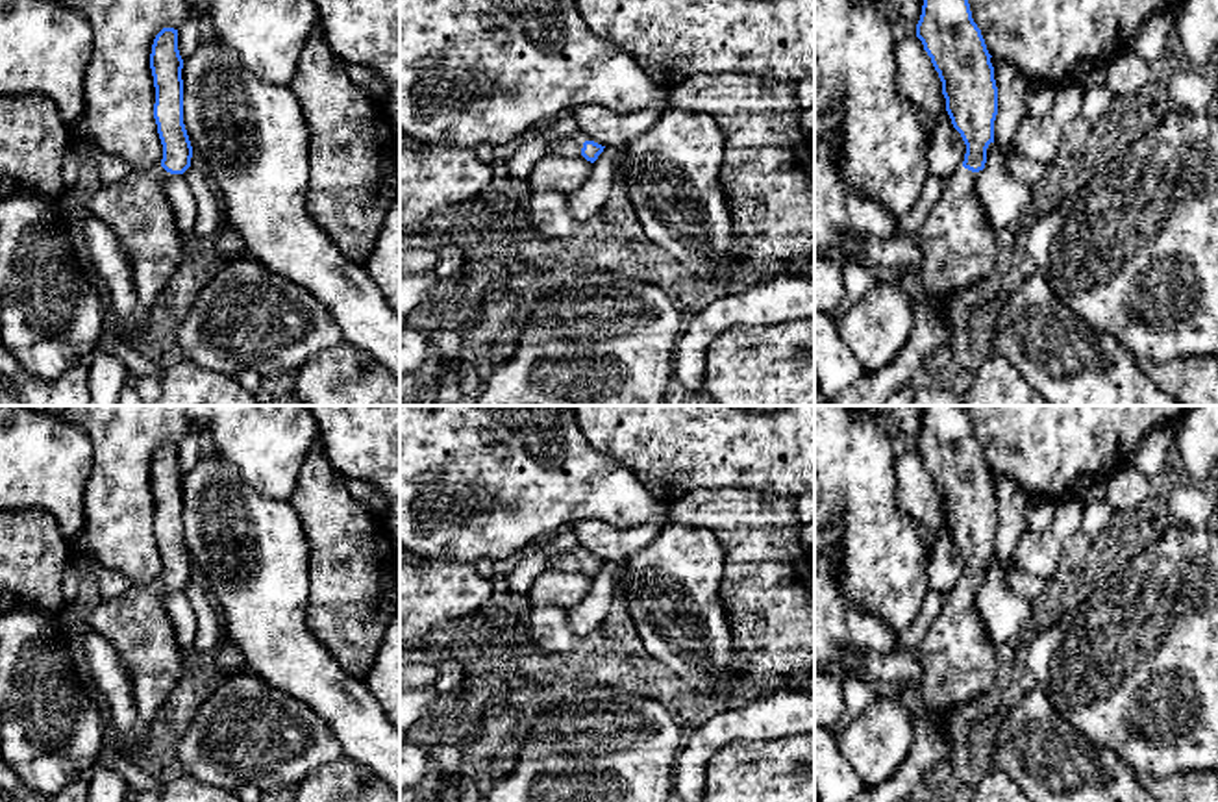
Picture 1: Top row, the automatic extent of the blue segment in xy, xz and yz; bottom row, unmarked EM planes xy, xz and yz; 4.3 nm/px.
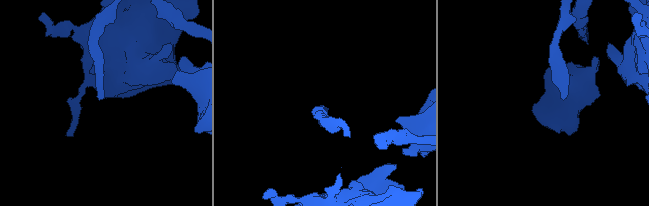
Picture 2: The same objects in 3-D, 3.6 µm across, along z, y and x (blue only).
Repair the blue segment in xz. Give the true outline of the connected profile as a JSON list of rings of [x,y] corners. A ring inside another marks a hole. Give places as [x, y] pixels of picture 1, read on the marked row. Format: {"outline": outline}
{"outline": [[[576,132],[565,139],[553,141],[548,148],[548,154],[583,156],[587,161],[594,163],[605,146],[594,143],[587,133]]]}

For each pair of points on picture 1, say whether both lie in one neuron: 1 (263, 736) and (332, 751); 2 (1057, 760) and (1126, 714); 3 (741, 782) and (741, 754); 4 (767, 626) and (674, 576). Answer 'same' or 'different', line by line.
1: same
2: different
3: same
4: different

